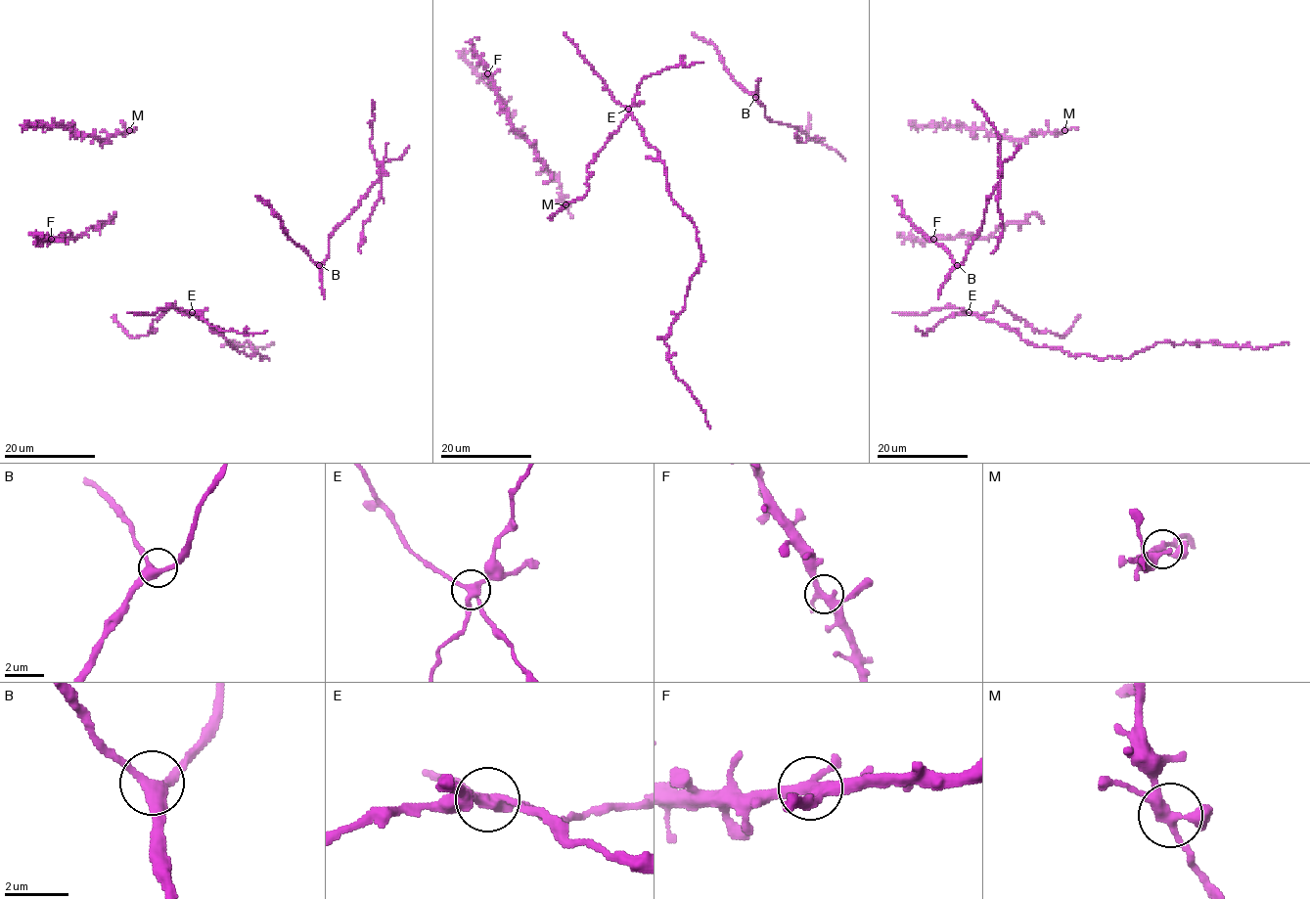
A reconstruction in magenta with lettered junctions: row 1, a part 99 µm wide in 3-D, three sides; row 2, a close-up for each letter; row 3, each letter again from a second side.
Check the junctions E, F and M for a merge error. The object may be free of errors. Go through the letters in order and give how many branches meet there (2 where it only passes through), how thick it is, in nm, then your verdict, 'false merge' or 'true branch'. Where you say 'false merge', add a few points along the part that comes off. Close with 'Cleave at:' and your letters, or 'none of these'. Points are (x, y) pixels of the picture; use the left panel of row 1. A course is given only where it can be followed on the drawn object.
E: branches 4; calibre 300 nm; false merge
F: branches 4; calibre 340 nm; true branch
M: branches 4; calibre 320 nm; true branch
Cleave at: E

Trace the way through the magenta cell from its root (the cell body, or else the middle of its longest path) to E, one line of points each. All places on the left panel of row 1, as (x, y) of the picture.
E: (175, 308), (187, 315), (192, 312)

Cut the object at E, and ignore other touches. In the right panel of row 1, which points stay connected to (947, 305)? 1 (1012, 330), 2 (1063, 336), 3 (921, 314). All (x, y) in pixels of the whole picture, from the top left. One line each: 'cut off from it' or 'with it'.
1: with it
2: cut off from it
3: with it

